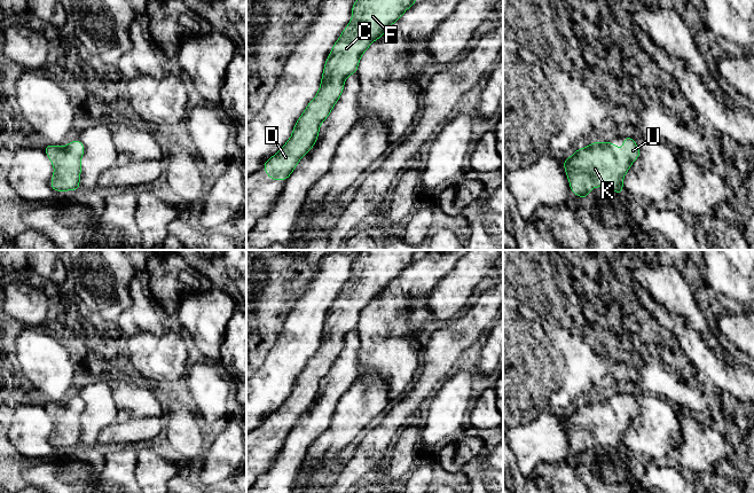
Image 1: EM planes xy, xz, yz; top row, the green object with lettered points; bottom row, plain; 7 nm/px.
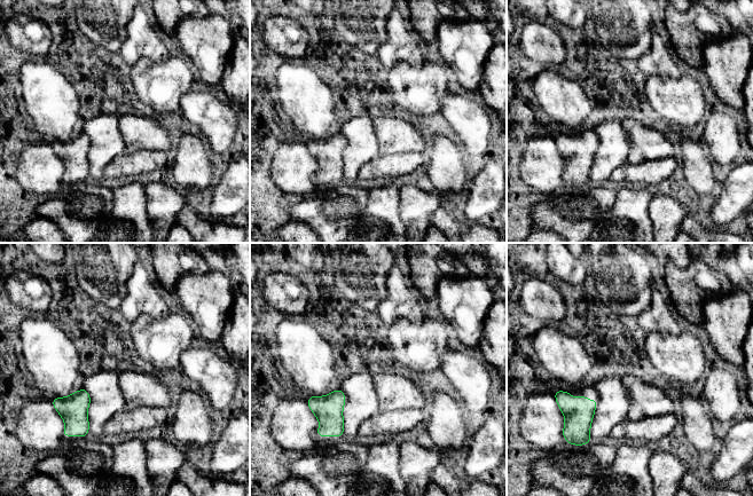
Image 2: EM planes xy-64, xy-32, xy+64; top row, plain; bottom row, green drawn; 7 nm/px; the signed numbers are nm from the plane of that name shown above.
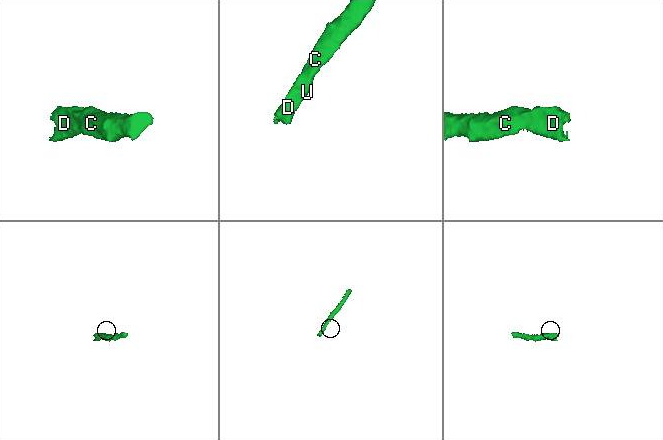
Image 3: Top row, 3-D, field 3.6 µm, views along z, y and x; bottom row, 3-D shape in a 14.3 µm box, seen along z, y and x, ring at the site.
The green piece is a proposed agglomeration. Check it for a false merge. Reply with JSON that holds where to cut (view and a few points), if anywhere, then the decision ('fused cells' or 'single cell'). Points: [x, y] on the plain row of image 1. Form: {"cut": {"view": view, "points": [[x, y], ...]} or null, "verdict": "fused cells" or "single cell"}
{"cut": null, "verdict": "single cell"}

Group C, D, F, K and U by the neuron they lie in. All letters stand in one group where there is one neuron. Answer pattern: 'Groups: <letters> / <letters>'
Groups: C D F K U

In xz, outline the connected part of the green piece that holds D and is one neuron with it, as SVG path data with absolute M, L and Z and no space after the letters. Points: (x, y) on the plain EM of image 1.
M361 250L352 264L352 277L345 284L339 296L335 299L329 311L322 331L320 346L316 354L306 363L303 371L297 377L291 394L281 407L266 417L265 429L270 437L286 437L296 425L298 418L316 400L320 382L331 369L333 362L339 357L345 336L352 330L356 330L360 315L372 298L379 296L386 287L411 264L416 256L424 250Z

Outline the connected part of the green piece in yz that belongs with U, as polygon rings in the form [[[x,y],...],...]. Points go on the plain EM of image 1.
[[[629,393],[623,394],[622,407],[619,407],[612,398],[610,400],[597,398],[575,407],[570,415],[563,417],[570,445],[575,452],[586,456],[588,456],[589,447],[595,444],[608,444],[612,448],[623,451],[623,433],[639,412],[639,405]]]

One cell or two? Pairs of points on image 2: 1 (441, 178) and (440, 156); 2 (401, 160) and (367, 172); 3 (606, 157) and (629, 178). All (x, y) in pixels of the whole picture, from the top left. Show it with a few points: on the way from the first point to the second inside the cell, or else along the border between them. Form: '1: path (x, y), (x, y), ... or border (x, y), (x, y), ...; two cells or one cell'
1: path (441, 172), (441, 162); one cell
2: path (393, 164), (375, 168); one cell
3: border (625, 162), (612, 173), (610, 183); two cells

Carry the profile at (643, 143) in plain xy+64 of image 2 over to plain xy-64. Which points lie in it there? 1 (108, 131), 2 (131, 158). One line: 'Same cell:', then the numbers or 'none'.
Same cell: none

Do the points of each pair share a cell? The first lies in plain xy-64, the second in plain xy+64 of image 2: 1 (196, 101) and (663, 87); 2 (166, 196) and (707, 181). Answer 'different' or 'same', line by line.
1: different
2: different

